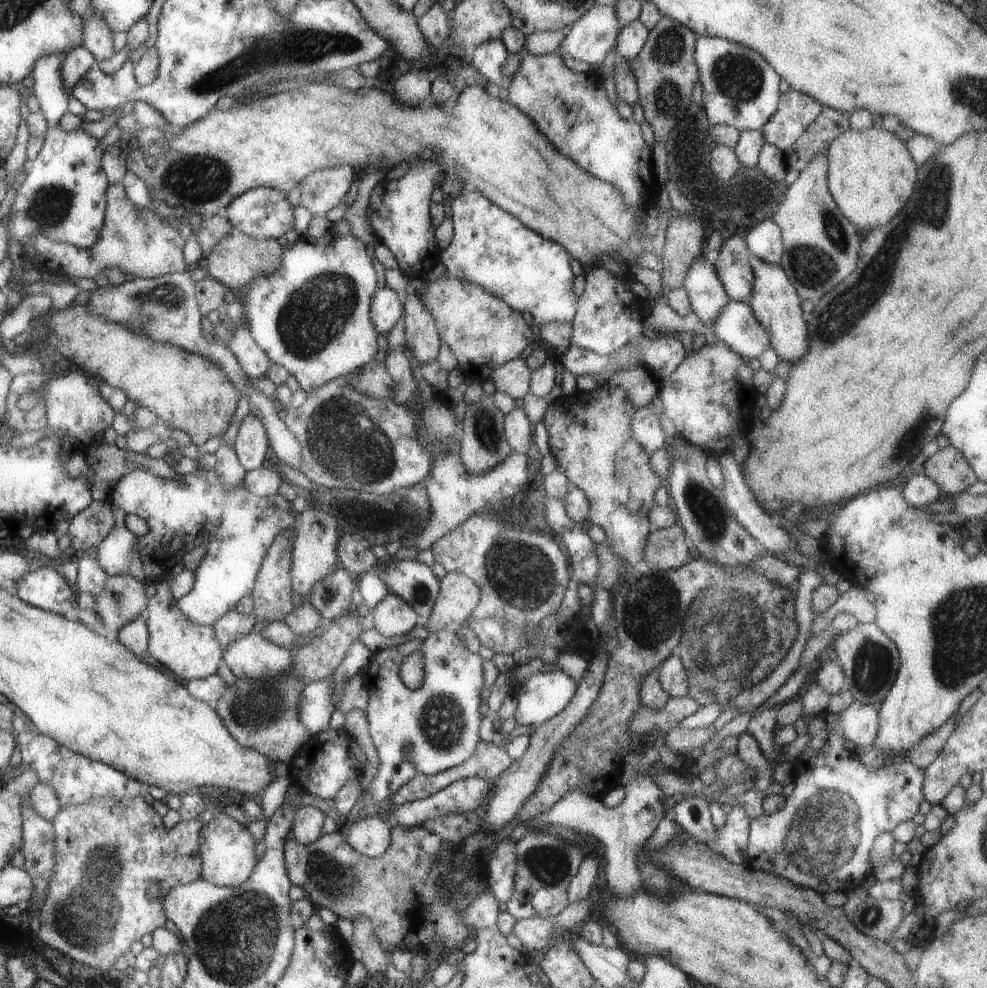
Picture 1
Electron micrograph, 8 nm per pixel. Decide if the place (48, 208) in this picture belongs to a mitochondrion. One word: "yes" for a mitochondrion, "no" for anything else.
yes

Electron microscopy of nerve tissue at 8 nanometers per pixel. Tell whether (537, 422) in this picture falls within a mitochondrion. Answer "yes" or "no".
no

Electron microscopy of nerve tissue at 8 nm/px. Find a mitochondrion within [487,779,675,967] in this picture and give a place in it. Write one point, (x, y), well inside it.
(550, 865)

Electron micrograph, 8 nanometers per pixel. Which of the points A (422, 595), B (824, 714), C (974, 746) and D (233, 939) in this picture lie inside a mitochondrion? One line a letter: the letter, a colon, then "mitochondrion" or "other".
A: mitochondrion
B: other
C: other
D: mitochondrion

